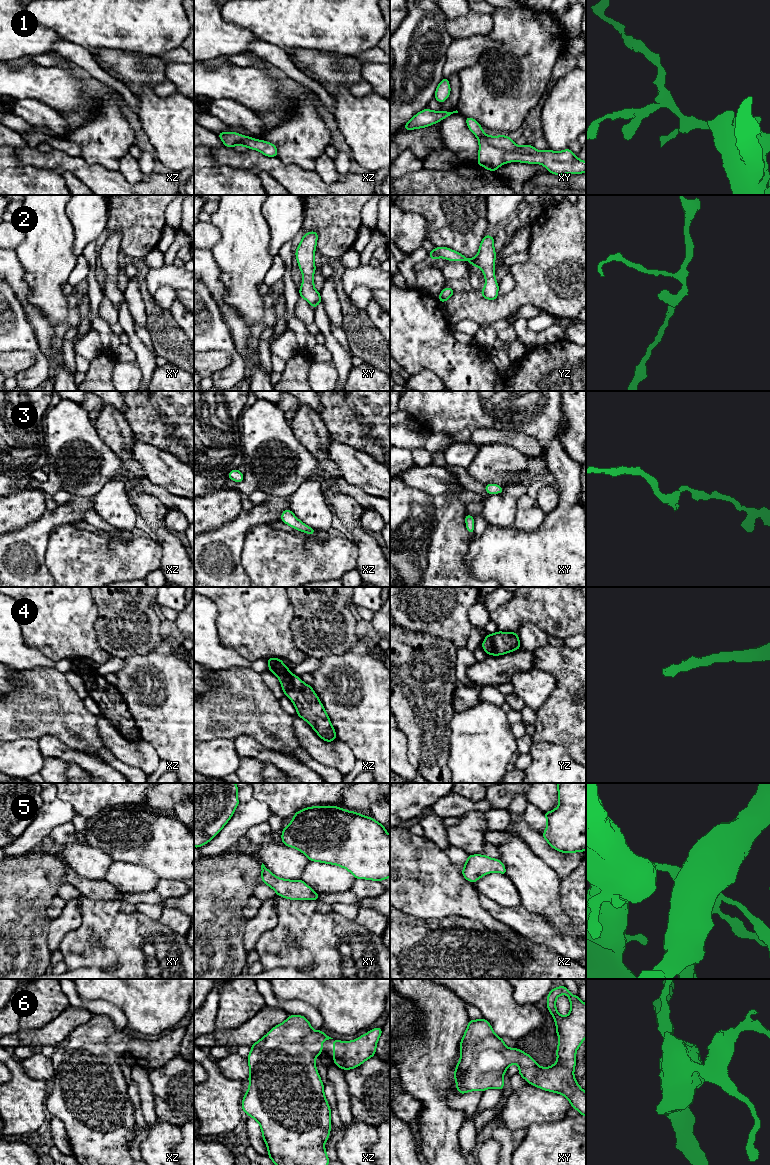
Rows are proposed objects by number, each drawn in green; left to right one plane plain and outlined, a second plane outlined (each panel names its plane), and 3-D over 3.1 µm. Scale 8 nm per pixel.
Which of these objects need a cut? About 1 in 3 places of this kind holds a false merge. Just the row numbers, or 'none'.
none

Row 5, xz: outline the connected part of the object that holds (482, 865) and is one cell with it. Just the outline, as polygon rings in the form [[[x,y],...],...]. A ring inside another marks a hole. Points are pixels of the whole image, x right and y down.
[[[480,854],[468,855],[462,869],[464,878],[472,883],[475,883],[482,876],[492,872],[507,875],[506,868],[500,860]]]

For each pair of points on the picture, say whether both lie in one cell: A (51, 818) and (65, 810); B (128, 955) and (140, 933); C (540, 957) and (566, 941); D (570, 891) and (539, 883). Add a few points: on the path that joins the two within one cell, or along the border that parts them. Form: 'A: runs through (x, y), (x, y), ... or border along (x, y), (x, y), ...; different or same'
A: runs through (54, 815), (57, 812), (62, 812); same
B: runs through (128, 950), (128, 945), (135, 938); same
C: border along (526, 938), (547, 948); different
D: border along (559, 880), (559, 905), (563, 911); different

